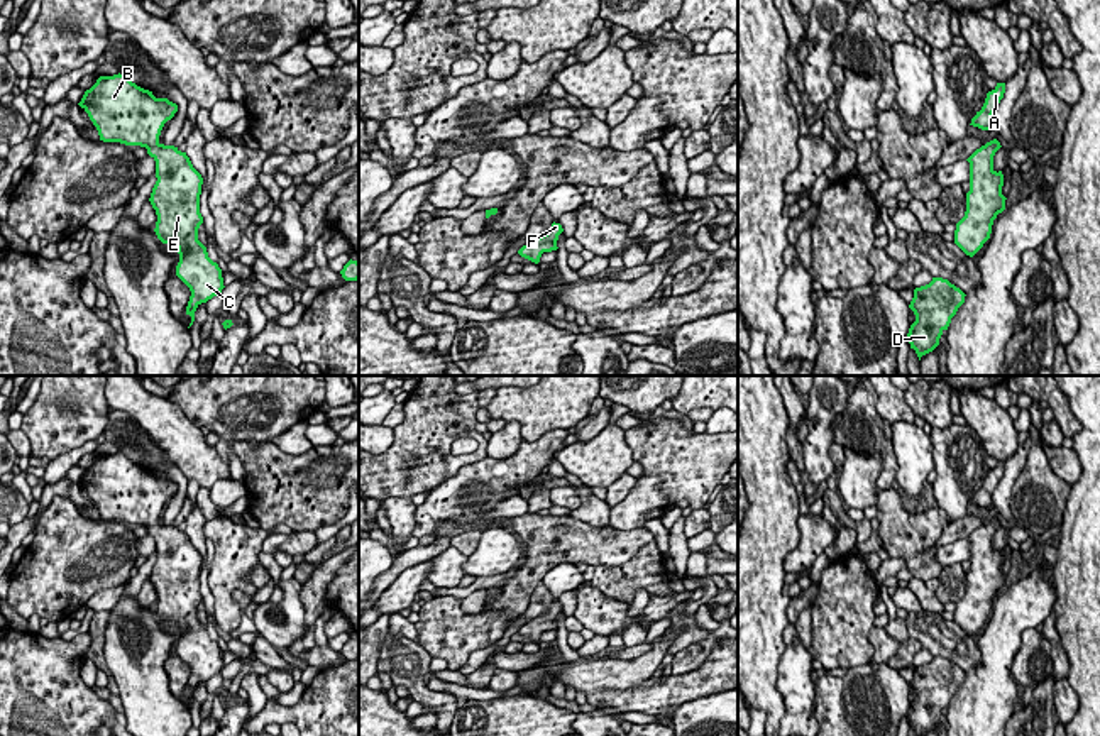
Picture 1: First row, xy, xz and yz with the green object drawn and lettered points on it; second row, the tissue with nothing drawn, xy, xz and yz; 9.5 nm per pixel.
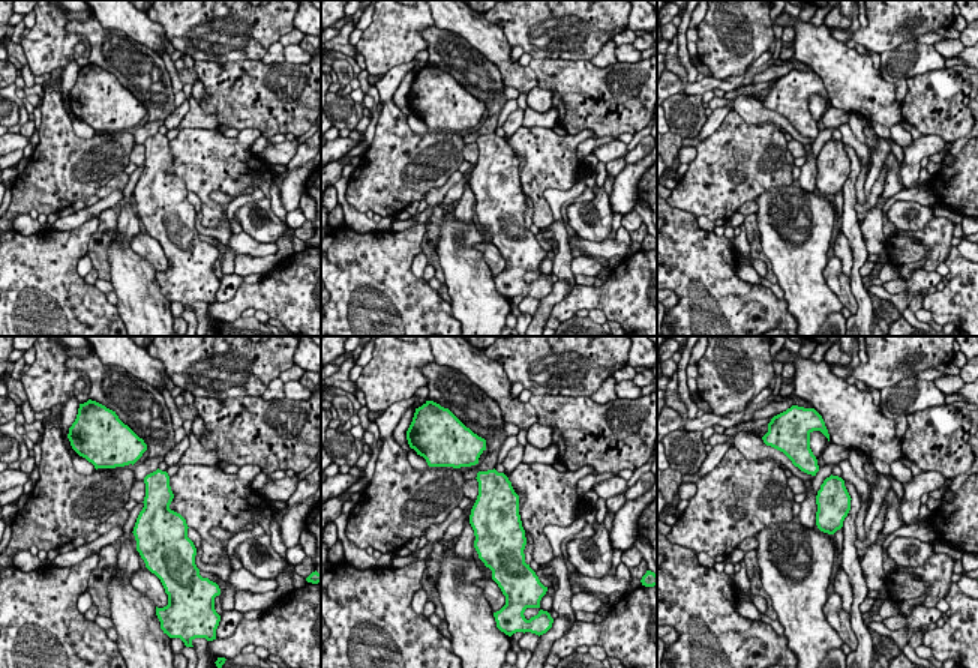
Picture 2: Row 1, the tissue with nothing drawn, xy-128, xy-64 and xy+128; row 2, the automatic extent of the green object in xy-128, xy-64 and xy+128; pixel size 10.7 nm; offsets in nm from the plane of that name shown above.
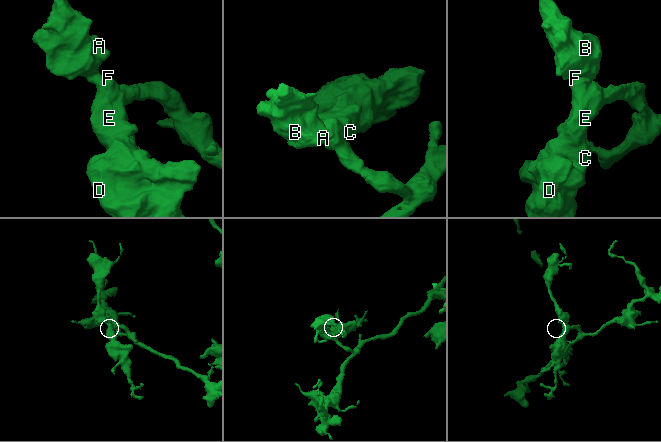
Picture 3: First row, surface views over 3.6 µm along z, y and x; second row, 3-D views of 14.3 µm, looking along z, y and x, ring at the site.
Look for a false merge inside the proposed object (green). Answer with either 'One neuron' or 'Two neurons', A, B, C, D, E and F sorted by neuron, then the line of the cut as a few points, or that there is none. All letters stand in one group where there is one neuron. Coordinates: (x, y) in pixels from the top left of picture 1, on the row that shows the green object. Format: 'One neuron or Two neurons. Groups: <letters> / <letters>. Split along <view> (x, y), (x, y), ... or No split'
One neuron. Groups: A B C D E F. No split

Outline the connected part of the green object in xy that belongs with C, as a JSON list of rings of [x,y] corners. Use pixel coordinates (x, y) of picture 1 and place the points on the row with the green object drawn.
[[[120,73],[100,76],[78,105],[96,127],[100,140],[146,147],[156,161],[157,181],[149,198],[157,215],[154,232],[162,244],[178,247],[176,276],[191,291],[186,306],[191,327],[196,308],[220,294],[225,286],[222,269],[198,240],[198,228],[203,223],[203,178],[186,152],[159,142],[161,130],[174,117],[178,105],[168,98],[156,98],[152,91]]]

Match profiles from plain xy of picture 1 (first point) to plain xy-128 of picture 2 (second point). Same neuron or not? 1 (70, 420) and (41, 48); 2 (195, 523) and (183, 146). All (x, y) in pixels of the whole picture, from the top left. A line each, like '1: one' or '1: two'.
1: one
2: two

